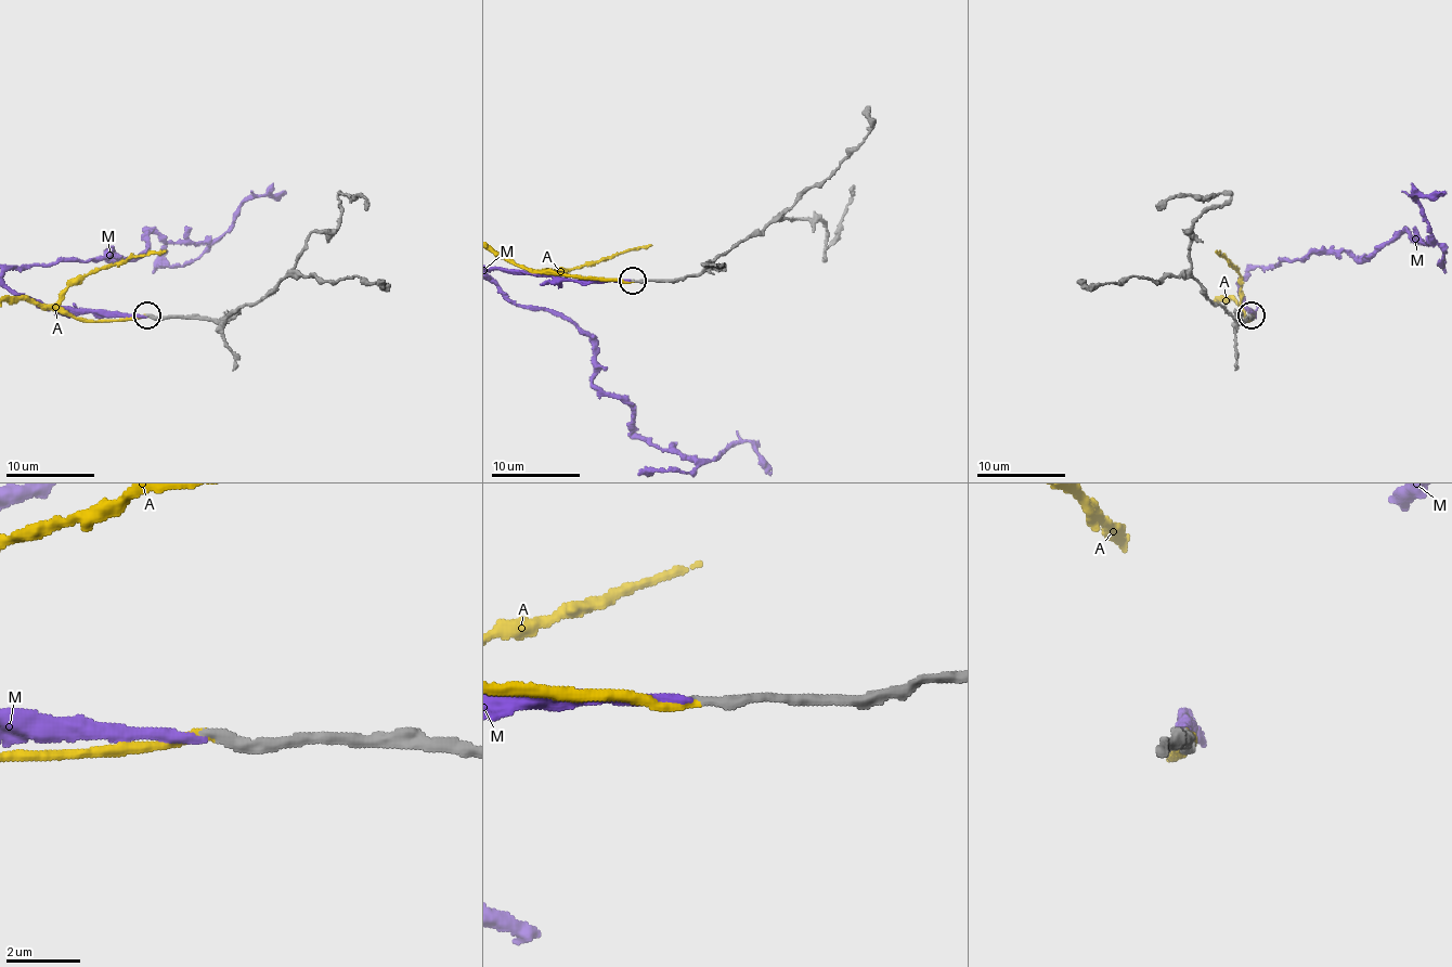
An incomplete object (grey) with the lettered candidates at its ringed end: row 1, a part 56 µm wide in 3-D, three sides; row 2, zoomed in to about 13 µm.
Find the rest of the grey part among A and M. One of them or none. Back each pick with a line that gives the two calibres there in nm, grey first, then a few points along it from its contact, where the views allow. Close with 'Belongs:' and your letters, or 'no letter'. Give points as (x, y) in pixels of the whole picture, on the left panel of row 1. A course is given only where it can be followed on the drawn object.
A: calibres 280 and 260 nm
Belongs: A

